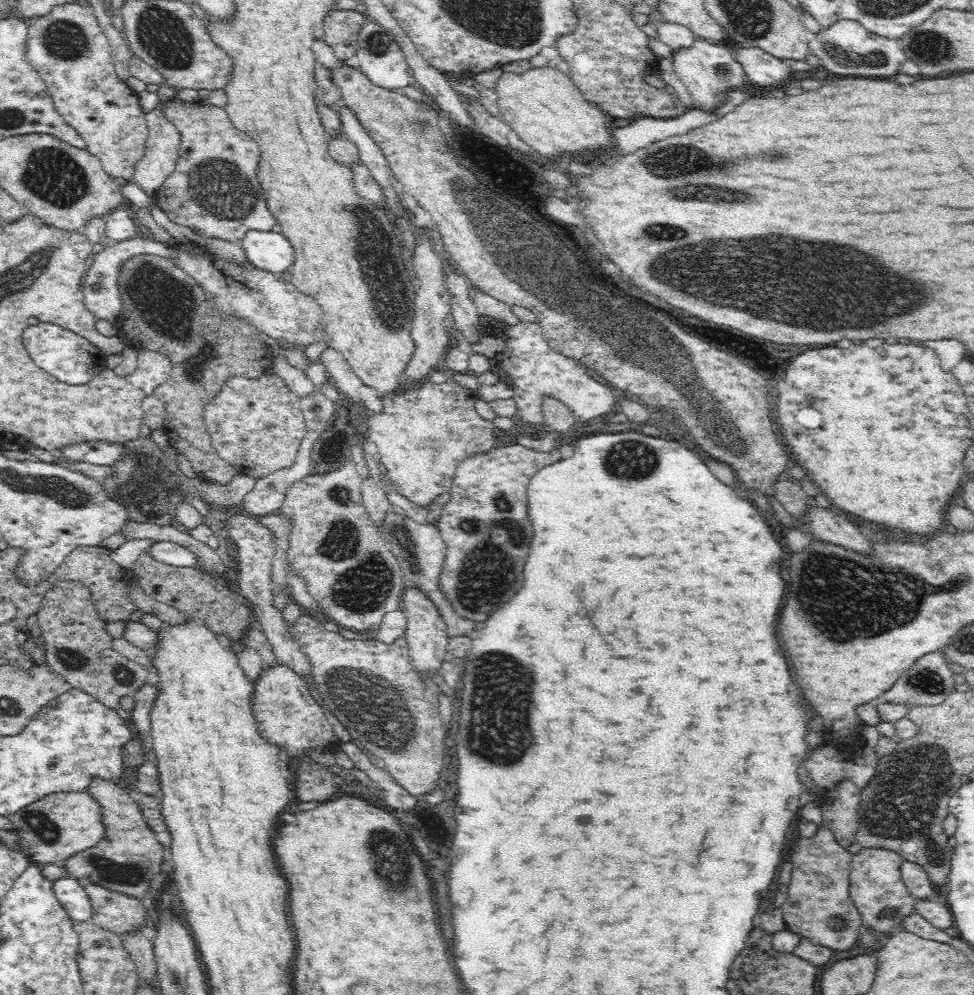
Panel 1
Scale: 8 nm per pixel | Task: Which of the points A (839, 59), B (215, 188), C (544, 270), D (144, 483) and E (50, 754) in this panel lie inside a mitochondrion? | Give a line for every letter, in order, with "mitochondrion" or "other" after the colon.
A: mitochondrion
B: mitochondrion
C: mitochondrion
D: mitochondrion
E: mitochondrion

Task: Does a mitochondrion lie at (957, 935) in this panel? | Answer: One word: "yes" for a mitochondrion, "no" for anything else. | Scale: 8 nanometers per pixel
no

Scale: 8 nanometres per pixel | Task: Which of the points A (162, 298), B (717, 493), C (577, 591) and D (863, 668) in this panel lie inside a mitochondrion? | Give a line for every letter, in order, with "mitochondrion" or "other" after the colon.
A: mitochondrion
B: other
C: other
D: other

